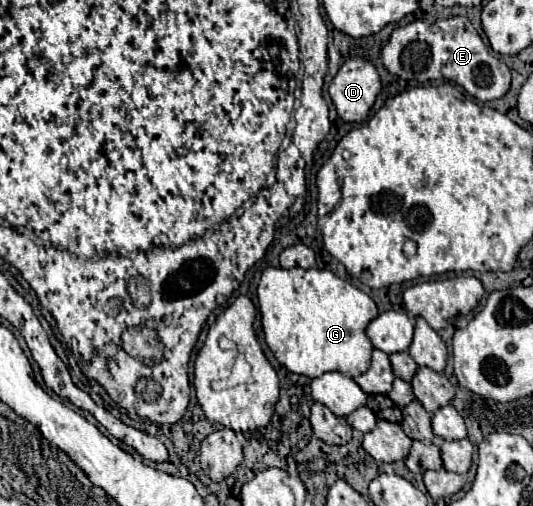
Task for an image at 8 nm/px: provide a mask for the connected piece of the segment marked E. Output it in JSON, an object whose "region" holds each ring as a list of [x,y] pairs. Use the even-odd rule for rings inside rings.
{"region":[[[448,17],[448,19],[436,19],[436,21],[426,21],[426,19],[416,19],[404,27],[396,27],[388,39],[388,43],[382,49],[382,63],[384,67],[392,73],[398,75],[406,81],[414,79],[414,81],[434,81],[434,79],[450,79],[454,83],[458,83],[460,87],[464,87],[472,97],[476,97],[478,101],[494,101],[506,95],[506,91],[510,89],[510,69],[506,63],[500,63],[498,57],[494,57],[488,47],[484,45],[484,41],[480,39],[480,35],[476,33],[476,29],[472,27],[472,23],[466,17]]]}

